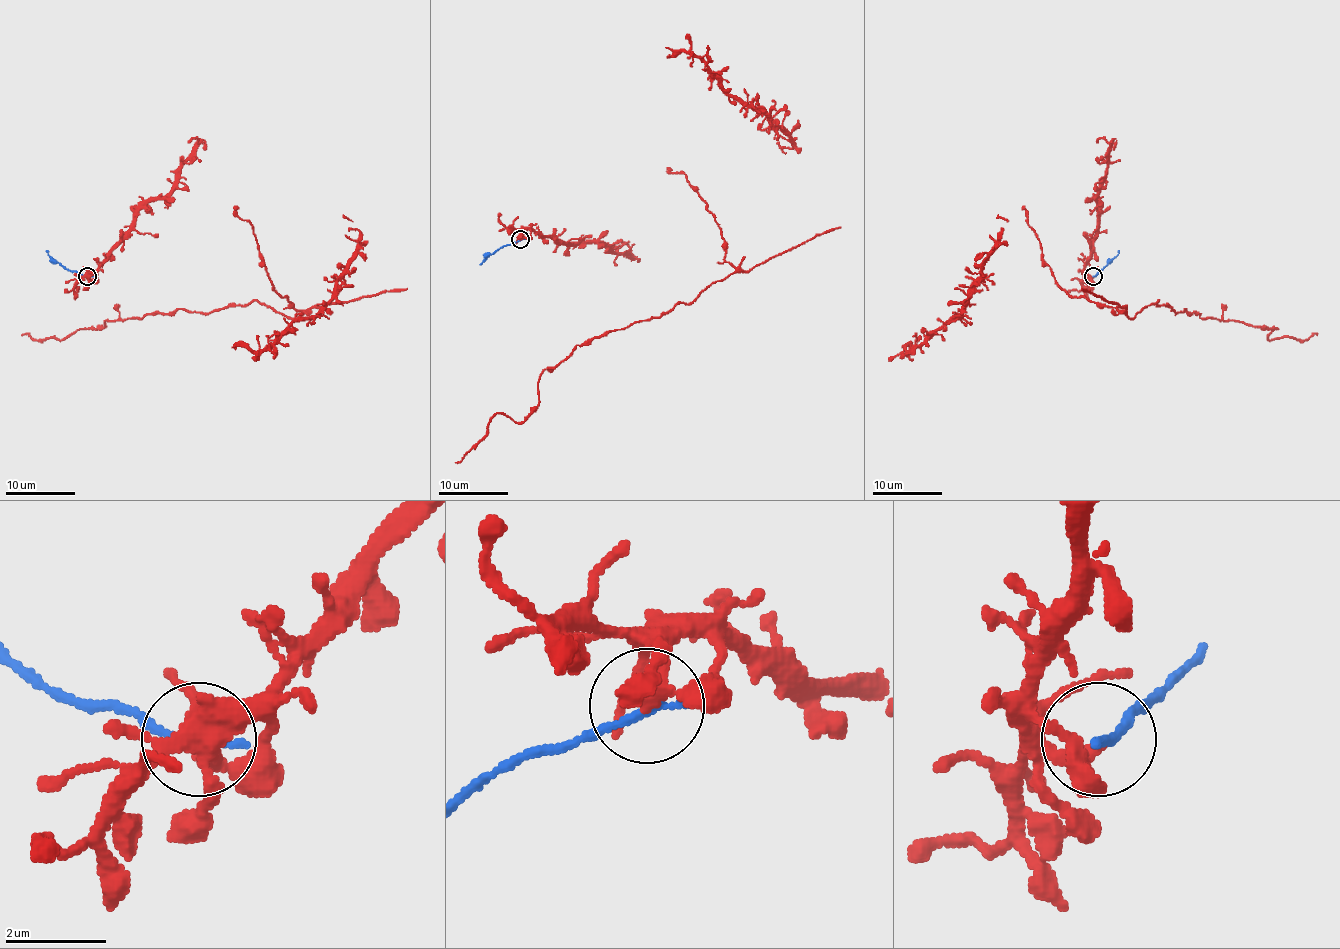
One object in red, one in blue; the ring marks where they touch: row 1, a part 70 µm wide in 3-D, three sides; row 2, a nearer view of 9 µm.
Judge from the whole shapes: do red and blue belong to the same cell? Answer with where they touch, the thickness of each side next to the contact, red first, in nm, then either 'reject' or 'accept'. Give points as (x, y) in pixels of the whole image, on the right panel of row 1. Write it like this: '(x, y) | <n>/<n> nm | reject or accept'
(1093, 276) | 240/200 nm | reject

